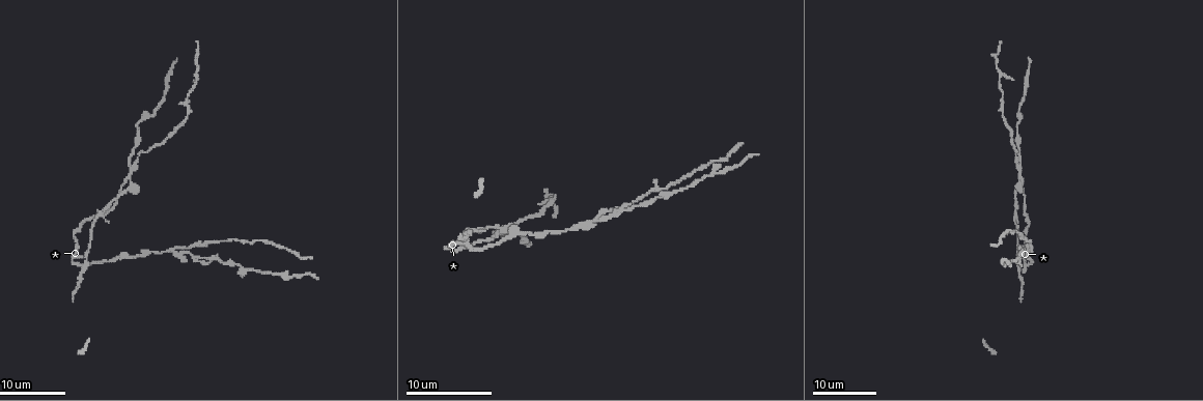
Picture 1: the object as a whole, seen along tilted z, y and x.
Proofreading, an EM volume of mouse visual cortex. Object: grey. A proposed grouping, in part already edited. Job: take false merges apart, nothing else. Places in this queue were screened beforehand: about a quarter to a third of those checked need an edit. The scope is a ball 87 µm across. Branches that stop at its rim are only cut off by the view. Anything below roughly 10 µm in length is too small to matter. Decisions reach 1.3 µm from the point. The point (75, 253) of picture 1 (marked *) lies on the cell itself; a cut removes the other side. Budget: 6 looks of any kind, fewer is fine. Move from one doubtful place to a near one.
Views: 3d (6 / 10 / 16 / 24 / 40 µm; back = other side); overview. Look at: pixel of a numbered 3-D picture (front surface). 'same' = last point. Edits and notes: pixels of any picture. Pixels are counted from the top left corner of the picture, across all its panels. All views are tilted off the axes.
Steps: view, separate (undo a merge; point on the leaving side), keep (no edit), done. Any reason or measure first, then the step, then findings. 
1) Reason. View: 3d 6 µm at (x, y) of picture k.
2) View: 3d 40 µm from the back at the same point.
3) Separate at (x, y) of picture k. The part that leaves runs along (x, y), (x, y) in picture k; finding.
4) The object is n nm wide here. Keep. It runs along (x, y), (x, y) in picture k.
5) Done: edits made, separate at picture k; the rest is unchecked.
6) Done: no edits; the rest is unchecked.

Three-way junction. View: 3d 24 µm at (519, 234) of picture 1.

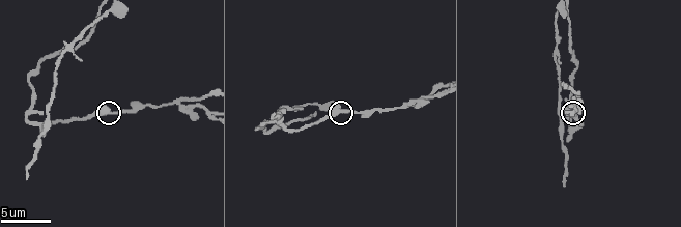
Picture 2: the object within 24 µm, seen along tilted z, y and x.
View: 3d 6 µm at (340, 113) of picture 2.

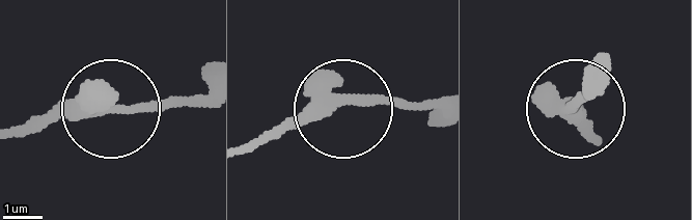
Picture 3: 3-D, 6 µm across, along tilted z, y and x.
3 arms meet here. Keep. It runs along (19, 131), (61, 113), (201, 104) in picture 3; continuous, no second cell.

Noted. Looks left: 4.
Three-way junction. View: 3d 6 µm at (405, 106) of picture 2.

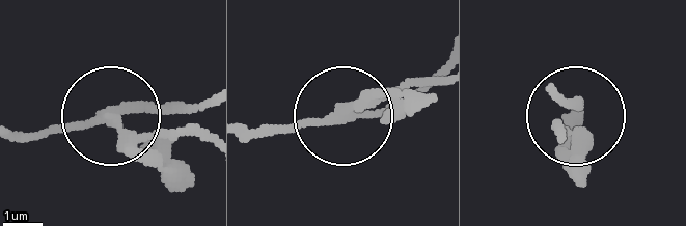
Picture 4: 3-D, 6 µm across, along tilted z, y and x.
View: 3d 6 µm from the back at (347, 109) of picture 4.

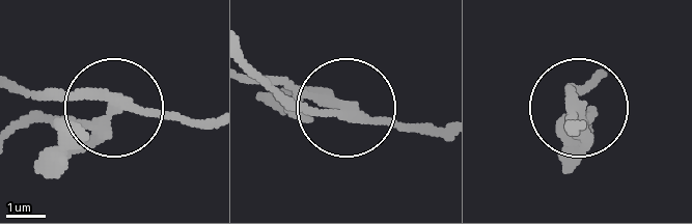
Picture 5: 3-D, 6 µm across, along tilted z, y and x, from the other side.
3 arms meet here. Separate at (62, 129) of picture 5. The part that leaves runs along (108, 108), (72, 124), (19, 124) in picture 5; two cells meet here.

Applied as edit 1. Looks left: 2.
Done: edits made, separate at picture 5; the rest is unchecked.

